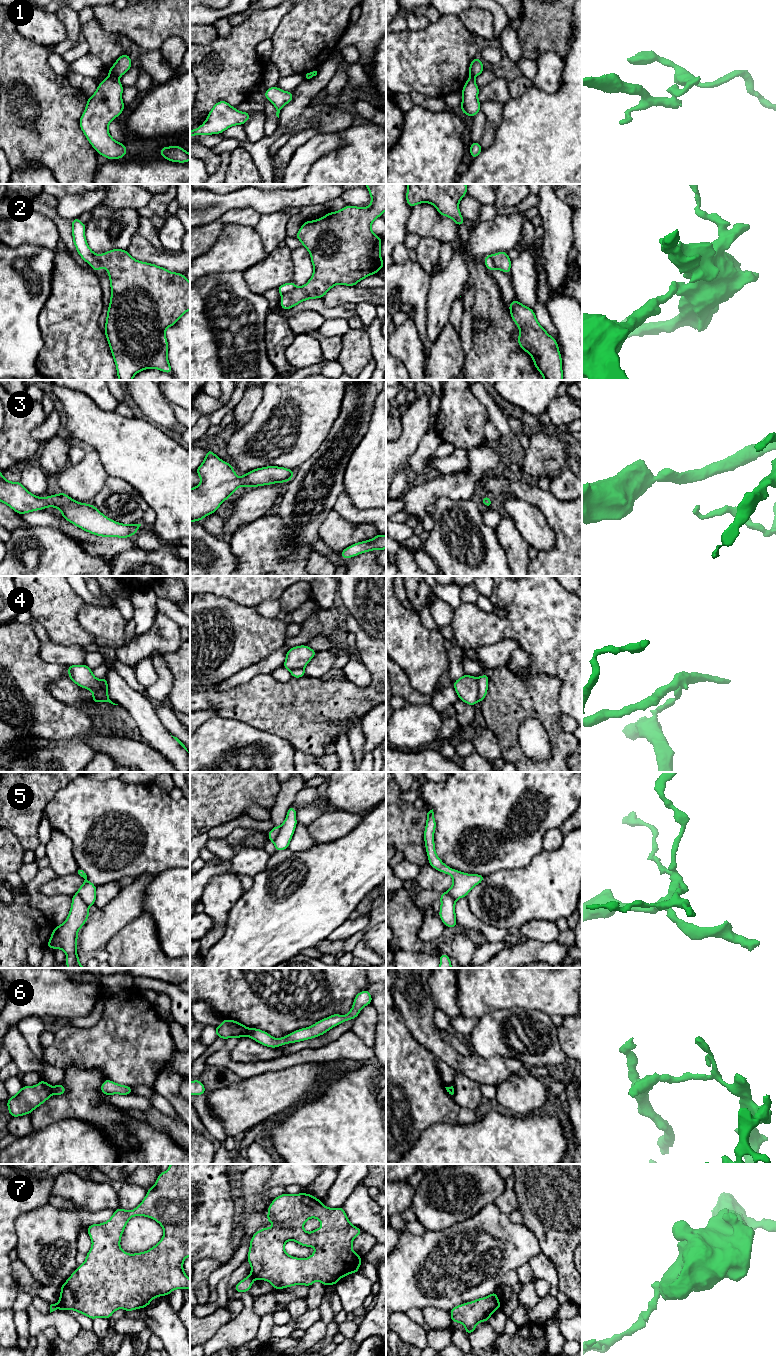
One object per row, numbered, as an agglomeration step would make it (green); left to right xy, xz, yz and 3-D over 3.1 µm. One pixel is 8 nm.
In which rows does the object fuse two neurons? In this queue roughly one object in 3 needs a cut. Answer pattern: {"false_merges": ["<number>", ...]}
{"false_merges": ["1", "2", "4", "5", "6", "7"]}

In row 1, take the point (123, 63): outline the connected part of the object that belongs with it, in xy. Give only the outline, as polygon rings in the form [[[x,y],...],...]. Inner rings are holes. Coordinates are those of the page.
[[[128,54],[121,55],[109,69],[109,76],[120,78],[132,67],[132,61]]]

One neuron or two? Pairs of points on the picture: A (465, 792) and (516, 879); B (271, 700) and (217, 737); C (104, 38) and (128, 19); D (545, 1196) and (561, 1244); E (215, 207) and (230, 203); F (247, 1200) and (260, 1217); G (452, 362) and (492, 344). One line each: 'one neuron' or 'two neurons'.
A: two neurons
B: two neurons
C: two neurons
D: one neuron
E: one neuron
F: one neuron
G: two neurons

